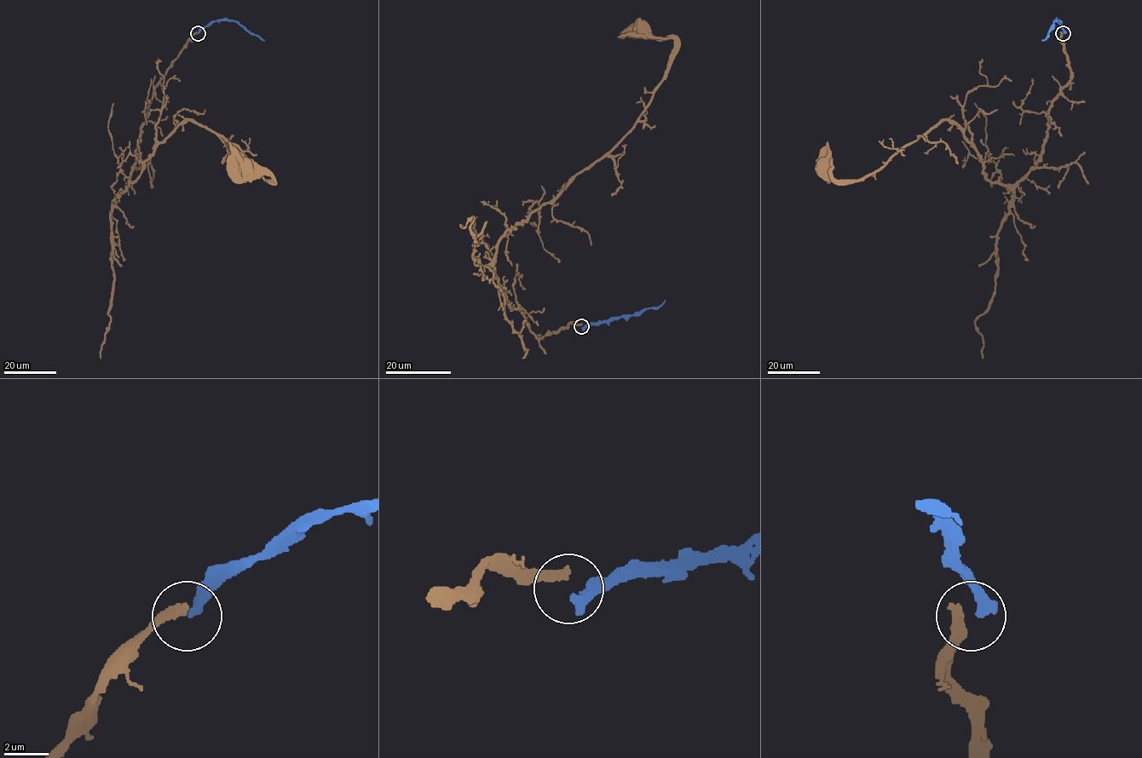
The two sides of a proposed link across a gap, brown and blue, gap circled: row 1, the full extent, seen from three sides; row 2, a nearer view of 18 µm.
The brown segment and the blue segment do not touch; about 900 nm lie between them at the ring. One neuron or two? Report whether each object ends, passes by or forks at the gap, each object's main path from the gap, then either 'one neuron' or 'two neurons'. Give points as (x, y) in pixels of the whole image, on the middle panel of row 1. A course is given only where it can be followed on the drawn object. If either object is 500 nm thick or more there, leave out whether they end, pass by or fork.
brown ends | blue ends | brown via (580, 325), (536, 336), (506, 302), (497, 243), (634, 126), (674, 47), (643, 27) | blue via (582, 327), (636, 315), (647, 308), (658, 307), (665, 300) | two neurons

